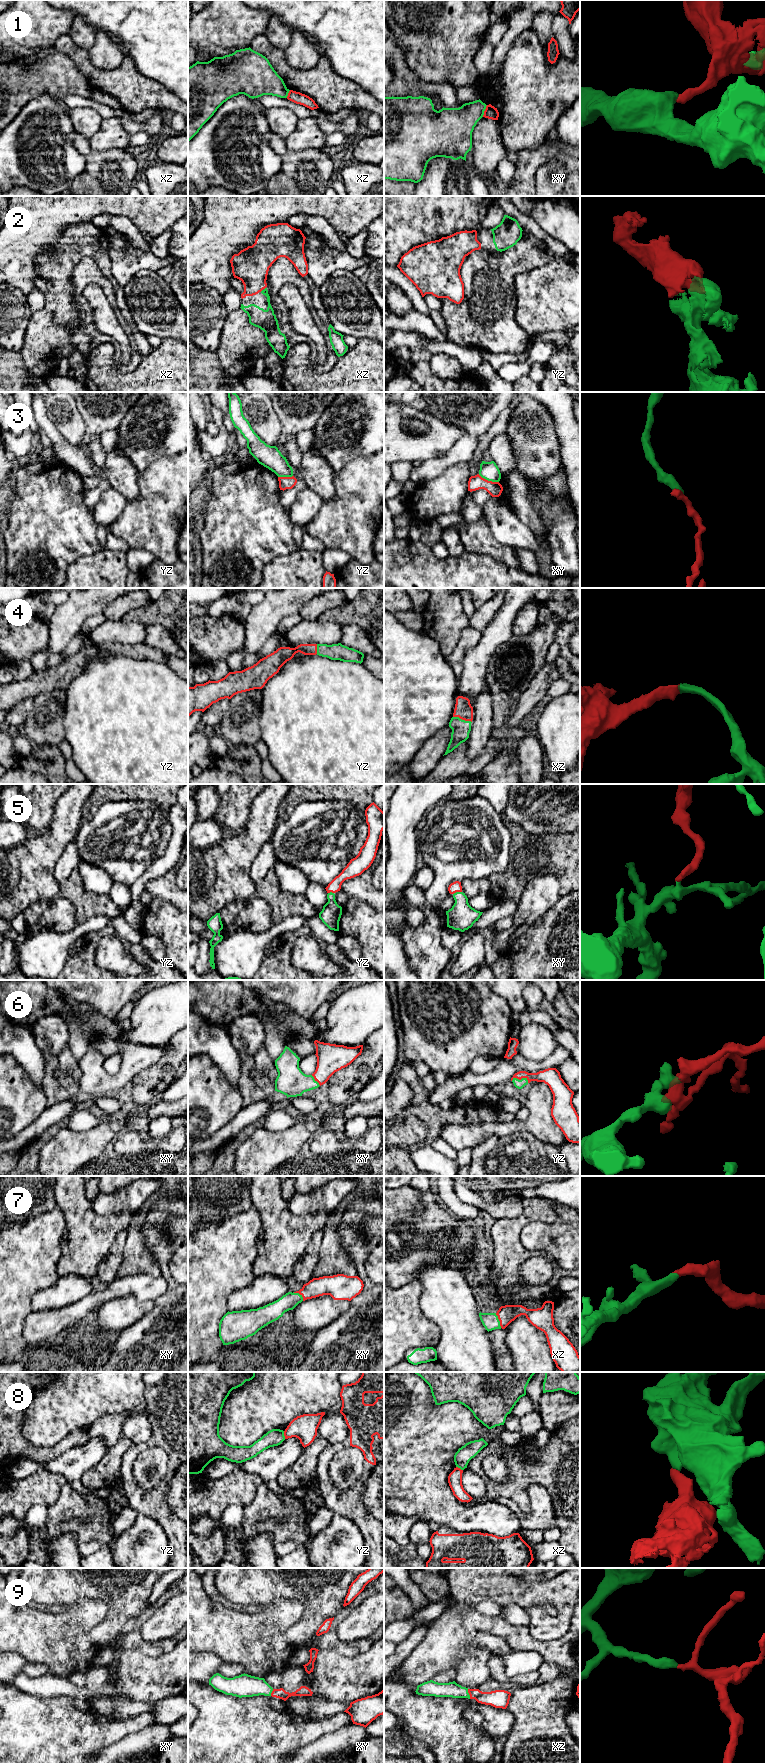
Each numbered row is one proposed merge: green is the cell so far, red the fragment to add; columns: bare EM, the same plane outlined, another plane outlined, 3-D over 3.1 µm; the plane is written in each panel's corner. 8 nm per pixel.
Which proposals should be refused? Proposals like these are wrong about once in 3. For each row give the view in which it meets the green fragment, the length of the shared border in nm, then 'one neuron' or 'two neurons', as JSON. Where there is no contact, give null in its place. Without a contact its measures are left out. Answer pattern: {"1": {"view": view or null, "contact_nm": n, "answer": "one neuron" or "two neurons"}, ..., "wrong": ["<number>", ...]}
{"1": {"view": "xy", "contact_nm": 100, "answer": "two neurons"}, "2": {"view": null, "answer": "one neuron"}, "3": {"view": "xy", "contact_nm": 180, "answer": "two neurons"}, "4": {"view": "xz", "contact_nm": 160, "answer": "one neuron"}, "5": {"view": "xy", "contact_nm": 80, "answer": "one neuron"}, "6": {"view": "yz", "contact_nm": 140, "answer": "one neuron"}, "7": {"view": "xz", "contact_nm": 130, "answer": "one neuron"}, "8": {"view": "yz", "contact_nm": 70, "answer": "two neurons"}, "9": {"view": "xz", "contact_nm": 80, "answer": "one neuron"}, "wrong": ["1", "3", "8"]}

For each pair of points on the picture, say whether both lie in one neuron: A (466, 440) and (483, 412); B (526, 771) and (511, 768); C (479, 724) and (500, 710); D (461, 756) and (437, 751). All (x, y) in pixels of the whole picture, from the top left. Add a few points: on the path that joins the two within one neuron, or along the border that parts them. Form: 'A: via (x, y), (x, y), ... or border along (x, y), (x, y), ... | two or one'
A: border along (467, 433), (478, 436) | two
B: border along (516, 754), (519, 773) | two
C: border along (490, 692), (492, 700), (492, 733) | two
D: border along (443, 756), (429, 773) | two

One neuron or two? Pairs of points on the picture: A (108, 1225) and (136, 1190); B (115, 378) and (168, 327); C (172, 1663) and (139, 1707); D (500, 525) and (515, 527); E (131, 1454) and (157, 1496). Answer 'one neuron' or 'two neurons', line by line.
A: two neurons
B: two neurons
C: two neurons
D: one neuron
E: one neuron

